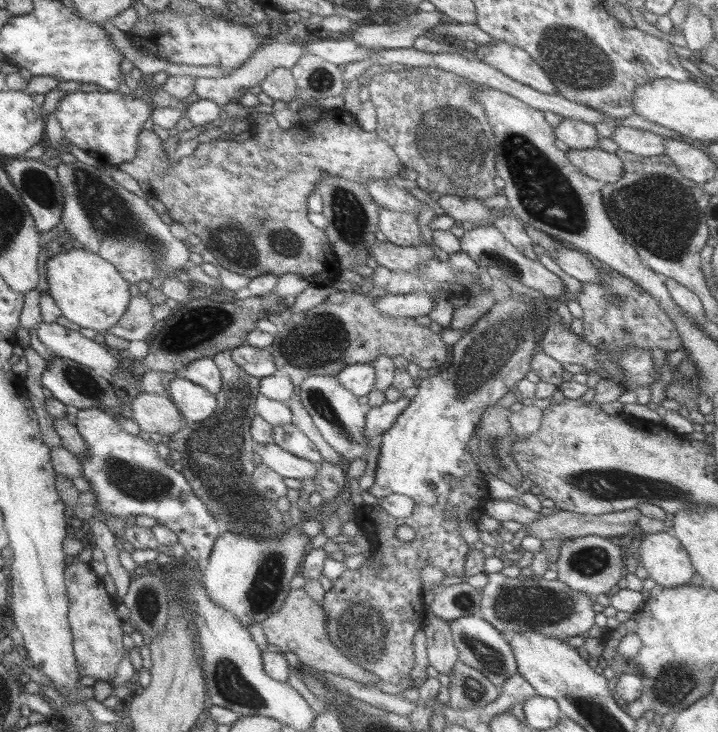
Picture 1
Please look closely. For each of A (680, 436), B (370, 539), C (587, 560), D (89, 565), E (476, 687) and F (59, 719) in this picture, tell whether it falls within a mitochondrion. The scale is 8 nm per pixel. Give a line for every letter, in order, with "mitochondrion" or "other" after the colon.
A: other
B: other
C: mitochondrion
D: other
E: mitochondrion
F: other

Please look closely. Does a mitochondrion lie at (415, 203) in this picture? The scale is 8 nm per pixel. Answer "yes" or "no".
no

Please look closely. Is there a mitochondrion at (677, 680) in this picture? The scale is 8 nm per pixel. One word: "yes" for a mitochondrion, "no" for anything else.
yes

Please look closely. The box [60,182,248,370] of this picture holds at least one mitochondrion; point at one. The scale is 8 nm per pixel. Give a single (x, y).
(195, 331)

